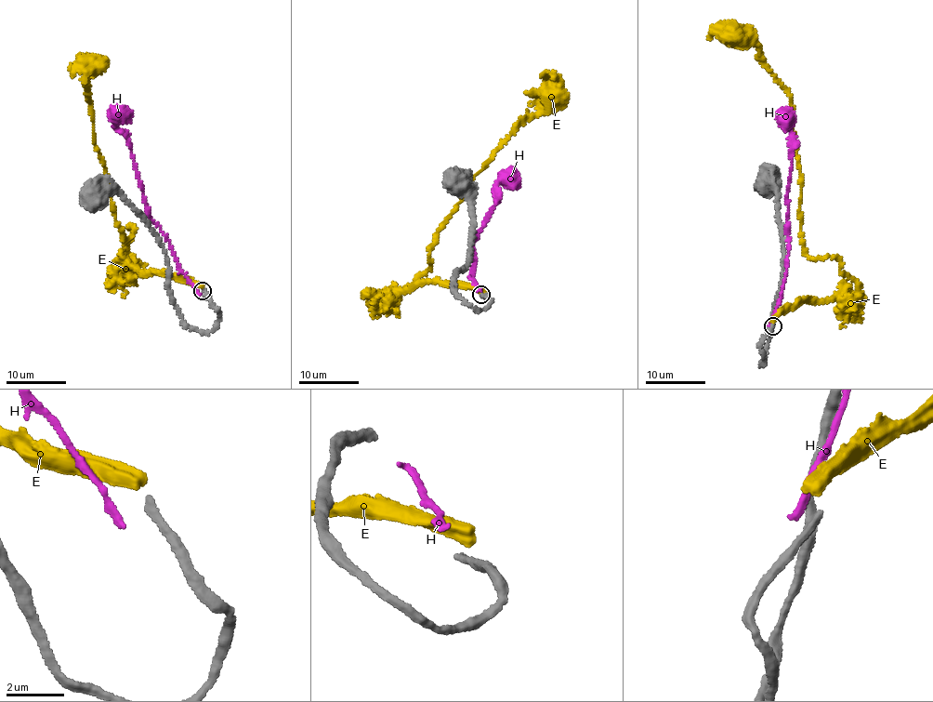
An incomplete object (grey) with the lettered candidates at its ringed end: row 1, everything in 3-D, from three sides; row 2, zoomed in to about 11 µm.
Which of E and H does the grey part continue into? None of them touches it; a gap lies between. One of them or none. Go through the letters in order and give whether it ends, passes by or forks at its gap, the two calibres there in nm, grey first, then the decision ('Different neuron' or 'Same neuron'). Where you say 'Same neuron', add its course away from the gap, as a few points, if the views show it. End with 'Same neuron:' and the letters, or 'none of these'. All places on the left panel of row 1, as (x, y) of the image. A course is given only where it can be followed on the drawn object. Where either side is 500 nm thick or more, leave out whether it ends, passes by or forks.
E: Thickness 280 nm (grey) against 550 nm. Different neuron
H: It ends there. Thickness 280 nm (grey) against 300 nm. Different neuron
Same neuron: none of these

